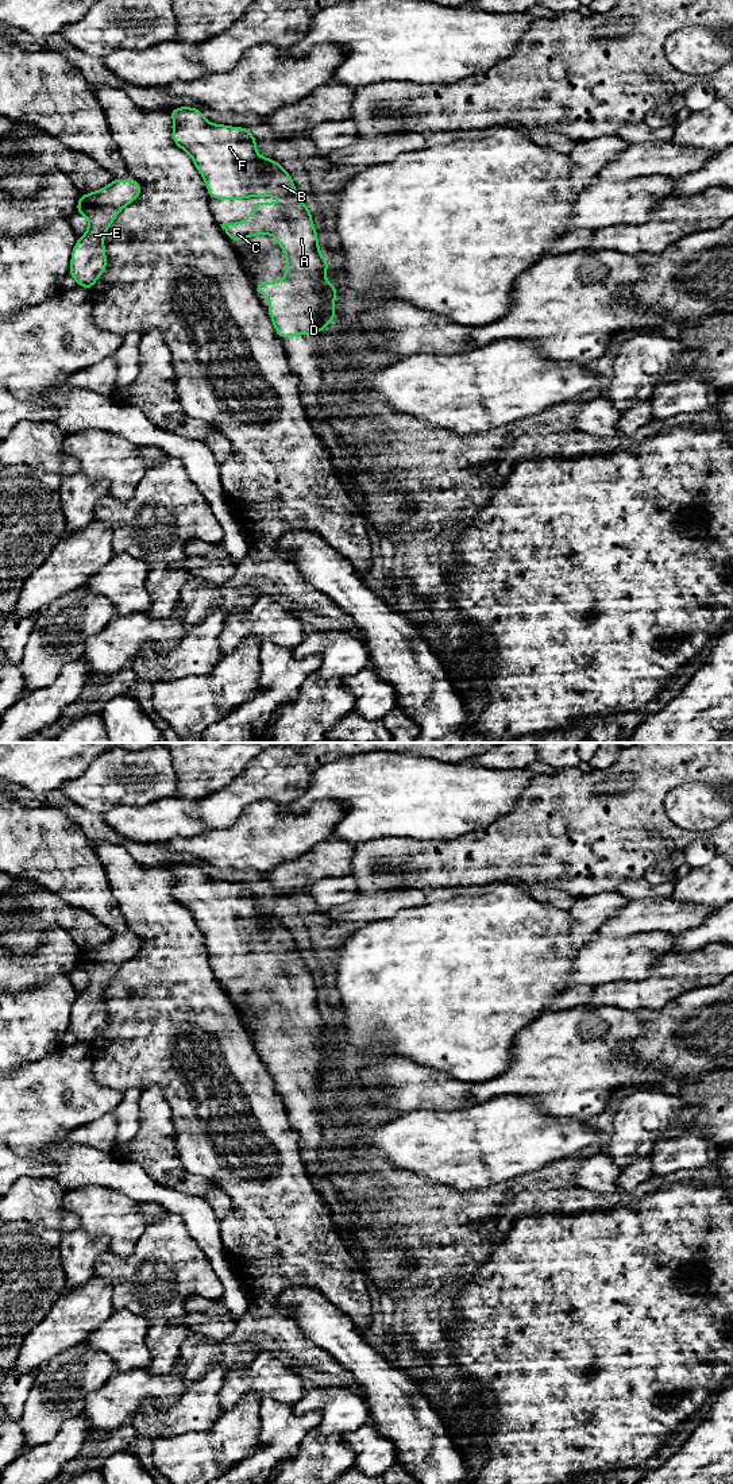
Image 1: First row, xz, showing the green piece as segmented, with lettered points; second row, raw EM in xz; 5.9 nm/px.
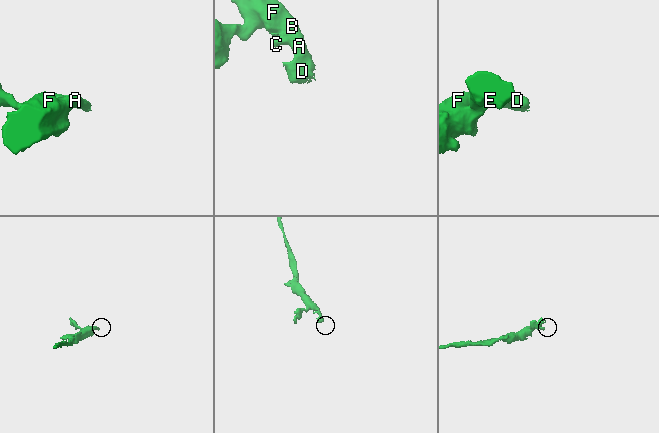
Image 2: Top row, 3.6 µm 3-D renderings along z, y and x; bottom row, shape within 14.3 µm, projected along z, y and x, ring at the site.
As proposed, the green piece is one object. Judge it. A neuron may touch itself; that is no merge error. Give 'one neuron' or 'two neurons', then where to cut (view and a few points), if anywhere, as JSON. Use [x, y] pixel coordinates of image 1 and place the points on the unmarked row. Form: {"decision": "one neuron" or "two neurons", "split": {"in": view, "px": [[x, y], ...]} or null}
{"decision": "one neuron", "split": null}

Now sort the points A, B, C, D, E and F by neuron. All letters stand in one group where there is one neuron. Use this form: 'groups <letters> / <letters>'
groups A B C D E F

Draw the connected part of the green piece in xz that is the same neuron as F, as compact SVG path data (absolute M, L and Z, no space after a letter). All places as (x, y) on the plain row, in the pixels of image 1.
M178 863L167 868L173 874L173 898L186 907L197 928L205 936L211 955L225 957L251 952L282 952L282 960L252 960L247 976L220 980L229 997L242 997L254 991L274 991L286 1010L286 1033L277 1038L256 1038L256 1051L270 1053L266 1064L277 1092L285 1095L297 1091L316 1091L337 1076L333 1059L336 1042L325 1037L331 1018L320 1010L317 987L312 979L312 967L300 956L290 930L279 918L256 910L256 895L246 883L209 879L198 864Z

